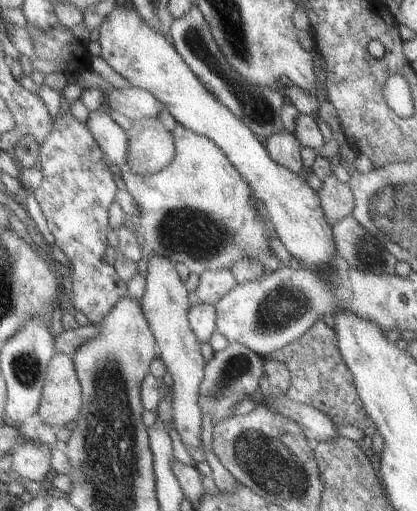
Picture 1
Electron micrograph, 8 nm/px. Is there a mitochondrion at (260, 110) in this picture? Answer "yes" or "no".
yes

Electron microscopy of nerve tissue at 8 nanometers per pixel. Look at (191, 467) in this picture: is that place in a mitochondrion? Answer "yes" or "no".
no

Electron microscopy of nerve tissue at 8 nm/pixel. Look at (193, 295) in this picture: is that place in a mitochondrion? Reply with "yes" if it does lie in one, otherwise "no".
no

